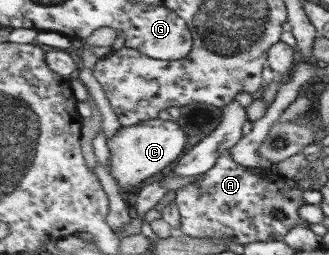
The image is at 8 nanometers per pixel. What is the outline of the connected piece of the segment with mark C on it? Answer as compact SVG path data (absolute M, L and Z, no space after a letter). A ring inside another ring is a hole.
M157 117L133 127L121 126L108 140L111 174L120 186L120 190L133 192L135 188L153 181L174 166L185 152L186 144L187 135L175 119L165 121Z

